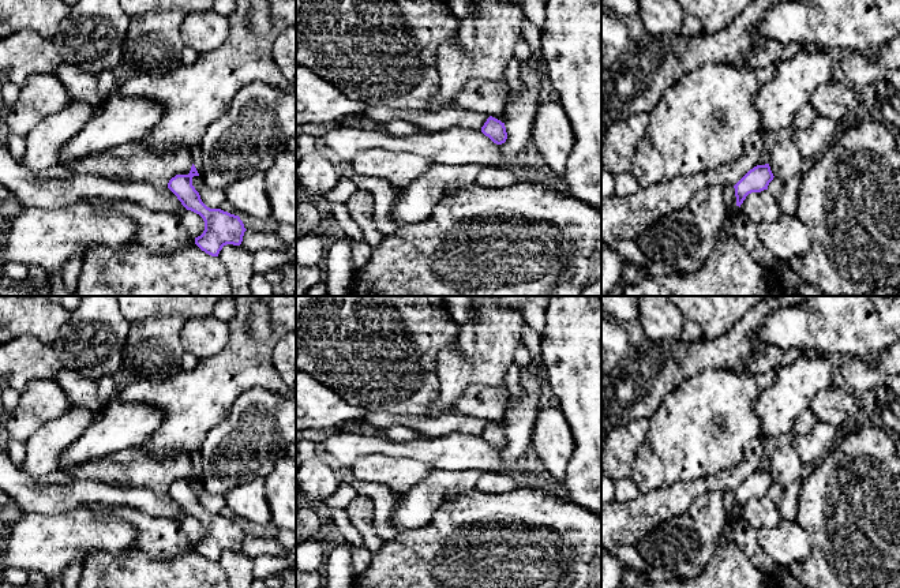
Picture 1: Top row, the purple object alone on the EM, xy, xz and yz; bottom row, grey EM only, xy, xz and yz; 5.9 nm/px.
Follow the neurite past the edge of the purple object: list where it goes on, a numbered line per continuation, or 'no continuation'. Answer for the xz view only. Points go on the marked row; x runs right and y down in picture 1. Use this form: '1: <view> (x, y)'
no continuation

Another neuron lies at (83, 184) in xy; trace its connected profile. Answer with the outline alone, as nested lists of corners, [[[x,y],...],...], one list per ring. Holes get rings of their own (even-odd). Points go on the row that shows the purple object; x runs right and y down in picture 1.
[[[1,121],[0,184],[12,191],[23,207],[57,209],[86,202],[87,198],[104,198],[112,203],[131,202],[157,213],[183,216],[187,211],[169,188],[158,190],[147,183],[117,181],[78,172],[64,179],[41,179],[38,173],[26,169],[12,158]]]

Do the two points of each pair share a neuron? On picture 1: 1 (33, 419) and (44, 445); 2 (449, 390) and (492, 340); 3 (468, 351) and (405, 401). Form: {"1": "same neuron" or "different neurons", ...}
{"1": "different neurons", "2": "same neuron", "3": "different neurons"}

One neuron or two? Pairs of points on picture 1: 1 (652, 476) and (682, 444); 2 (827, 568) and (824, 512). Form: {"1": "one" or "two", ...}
{"1": "one", "2": "one"}

